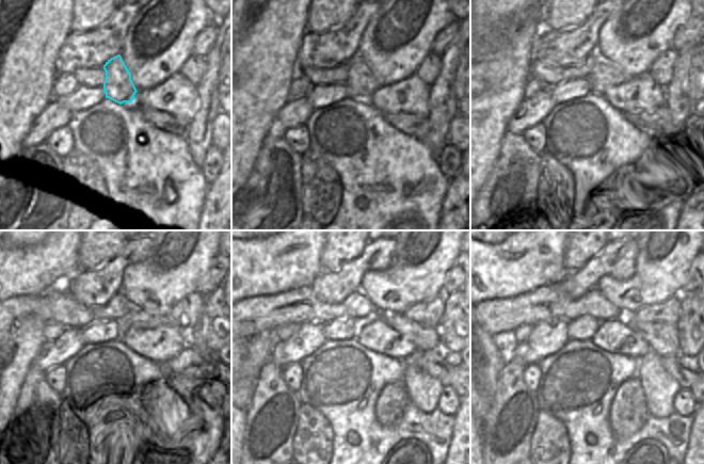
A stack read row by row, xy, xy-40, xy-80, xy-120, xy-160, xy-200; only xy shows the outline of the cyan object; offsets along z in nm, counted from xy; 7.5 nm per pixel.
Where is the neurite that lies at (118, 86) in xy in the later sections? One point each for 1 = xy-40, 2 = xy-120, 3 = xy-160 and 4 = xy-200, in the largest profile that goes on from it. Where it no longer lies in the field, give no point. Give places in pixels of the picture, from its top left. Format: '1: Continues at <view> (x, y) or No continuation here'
1: Continues at xy-40 (361, 82)
2: Continues at xy-120 (137, 317)
3: Continues at xy-160 (424, 338)
4: Continues at xy-200 (662, 338).

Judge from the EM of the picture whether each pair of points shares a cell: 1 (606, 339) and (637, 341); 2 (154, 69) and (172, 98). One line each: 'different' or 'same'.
1: same
2: different

